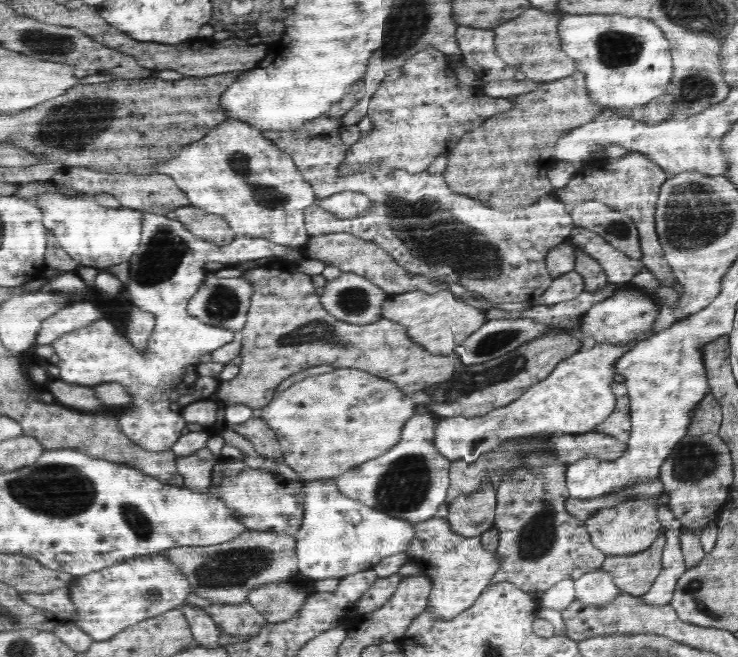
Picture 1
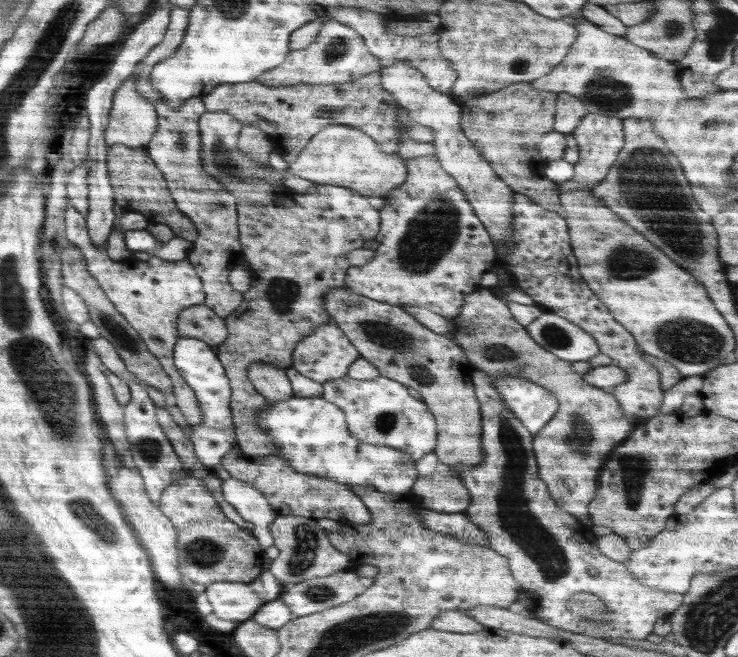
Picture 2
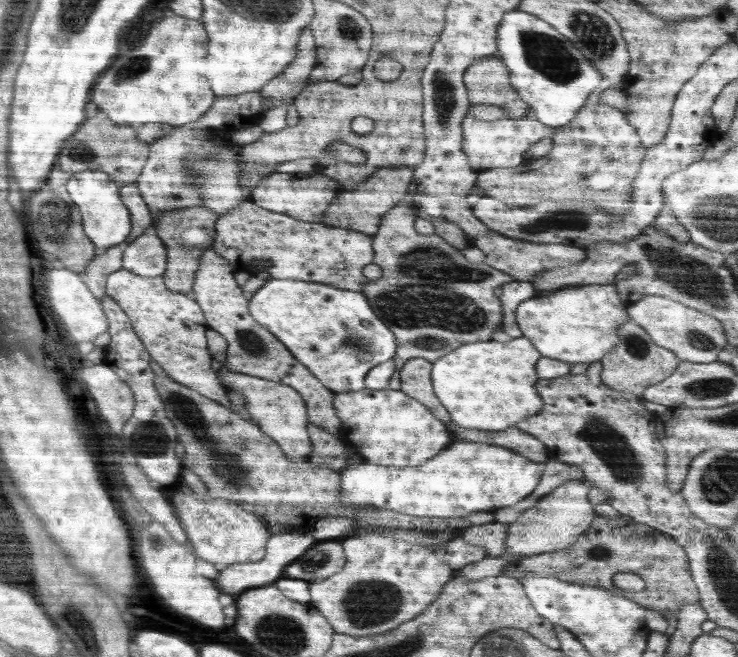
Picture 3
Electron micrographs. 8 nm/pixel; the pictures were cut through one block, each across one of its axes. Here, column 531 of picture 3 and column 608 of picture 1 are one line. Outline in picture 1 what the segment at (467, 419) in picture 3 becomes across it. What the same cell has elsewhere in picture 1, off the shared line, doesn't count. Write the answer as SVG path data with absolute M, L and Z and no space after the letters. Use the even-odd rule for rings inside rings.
M638 335L637 339L631 340L623 345L610 345L610 343L598 343L590 350L578 350L566 360L558 363L550 376L534 386L530 386L528 391L514 402L495 408L484 416L466 418L464 416L441 417L434 432L434 445L436 451L443 457L453 460L462 459L467 463L476 462L486 452L496 450L502 446L502 442L510 439L522 439L538 433L549 433L552 435L579 435L594 431L598 424L602 424L616 406L616 395L612 391L611 385L614 383L614 366L616 360L624 356L624 352L632 350L638 342L647 339L646 335Z

